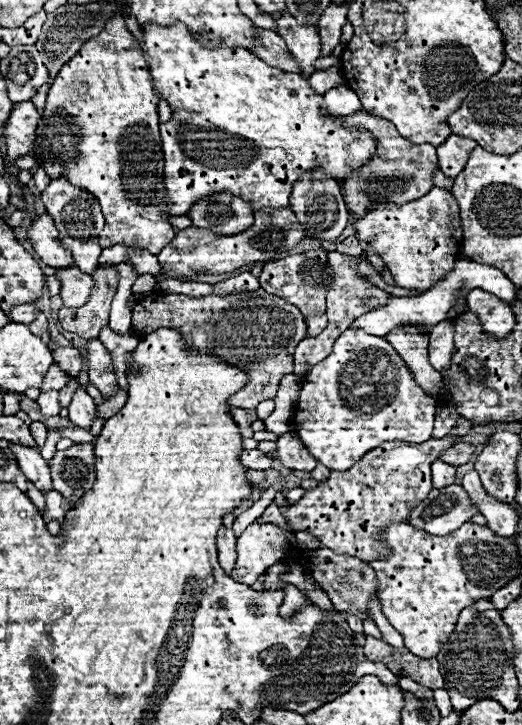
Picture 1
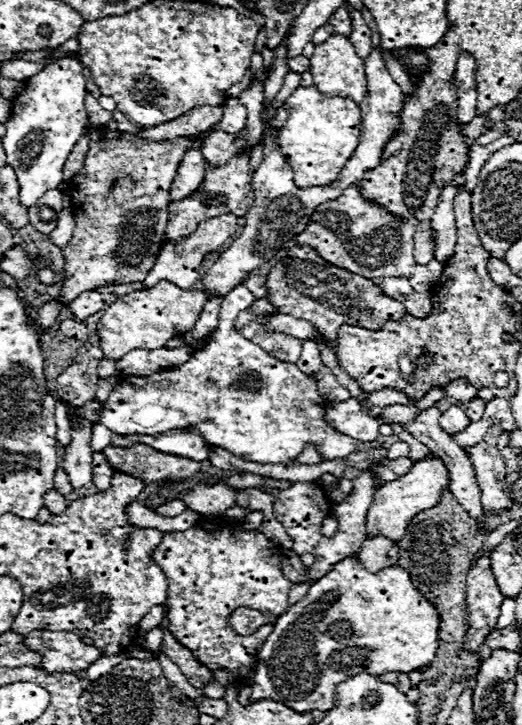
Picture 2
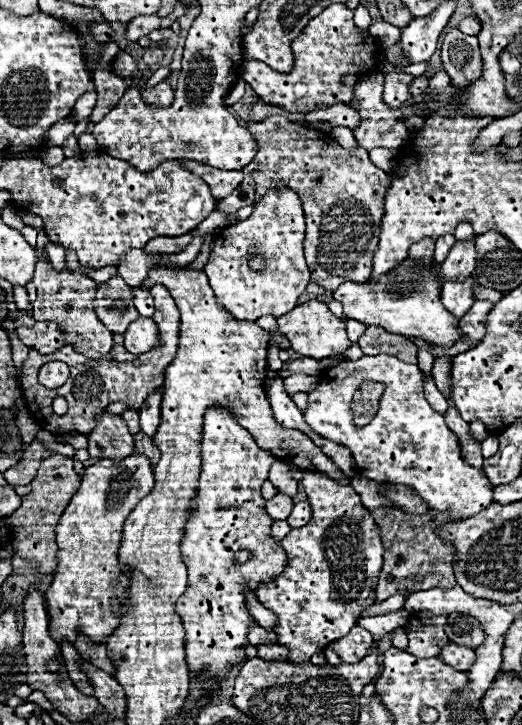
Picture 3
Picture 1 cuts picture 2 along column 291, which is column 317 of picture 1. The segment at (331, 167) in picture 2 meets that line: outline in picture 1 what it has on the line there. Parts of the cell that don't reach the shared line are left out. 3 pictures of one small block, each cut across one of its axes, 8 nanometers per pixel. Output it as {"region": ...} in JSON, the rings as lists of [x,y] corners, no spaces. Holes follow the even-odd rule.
{"region":[[[182,22],[172,26],[146,24],[142,34],[154,88],[172,108],[172,118],[160,124],[164,184],[170,198],[170,204],[164,210],[172,216],[188,214],[192,204],[200,198],[220,192],[250,200],[254,212],[262,208],[284,208],[290,202],[292,186],[300,174],[322,166],[332,178],[340,180],[348,170],[356,170],[360,162],[366,162],[372,150],[376,150],[372,134],[364,130],[344,130],[340,126],[342,118],[322,116],[322,96],[314,94],[308,80],[296,72],[268,66],[246,48],[230,48],[226,44],[216,46],[216,42],[202,44],[202,40],[198,40]]]}

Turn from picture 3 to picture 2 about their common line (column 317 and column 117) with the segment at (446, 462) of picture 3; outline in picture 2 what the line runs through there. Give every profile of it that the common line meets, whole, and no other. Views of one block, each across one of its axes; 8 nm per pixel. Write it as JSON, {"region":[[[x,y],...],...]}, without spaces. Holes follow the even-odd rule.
{"region":[[[244,284],[230,290],[224,296],[220,322],[206,348],[194,352],[180,368],[155,372],[148,378],[124,378],[108,396],[98,422],[118,434],[162,434],[174,428],[196,430],[208,444],[260,464],[284,464],[296,458],[306,442],[318,444],[318,450],[330,460],[344,458],[358,448],[380,448],[378,442],[360,442],[328,426],[324,420],[326,402],[318,394],[316,380],[300,372],[296,364],[276,360],[234,330],[238,312],[252,302],[254,296]]]}

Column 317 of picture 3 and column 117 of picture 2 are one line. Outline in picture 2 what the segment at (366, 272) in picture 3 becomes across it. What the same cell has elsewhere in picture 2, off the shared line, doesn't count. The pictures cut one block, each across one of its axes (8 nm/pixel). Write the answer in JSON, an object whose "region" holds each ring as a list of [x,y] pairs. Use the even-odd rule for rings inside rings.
{"region":[[[92,126],[86,130],[90,134],[90,144],[84,168],[68,182],[72,198],[70,210],[76,218],[76,228],[72,240],[64,248],[66,274],[62,278],[62,294],[58,296],[58,302],[48,302],[38,310],[36,328],[40,332],[52,326],[58,320],[60,308],[80,292],[146,278],[156,262],[168,224],[170,184],[176,170],[186,150],[202,148],[208,134],[218,128],[214,126],[196,138],[182,136],[164,142],[152,142],[104,126]]]}

